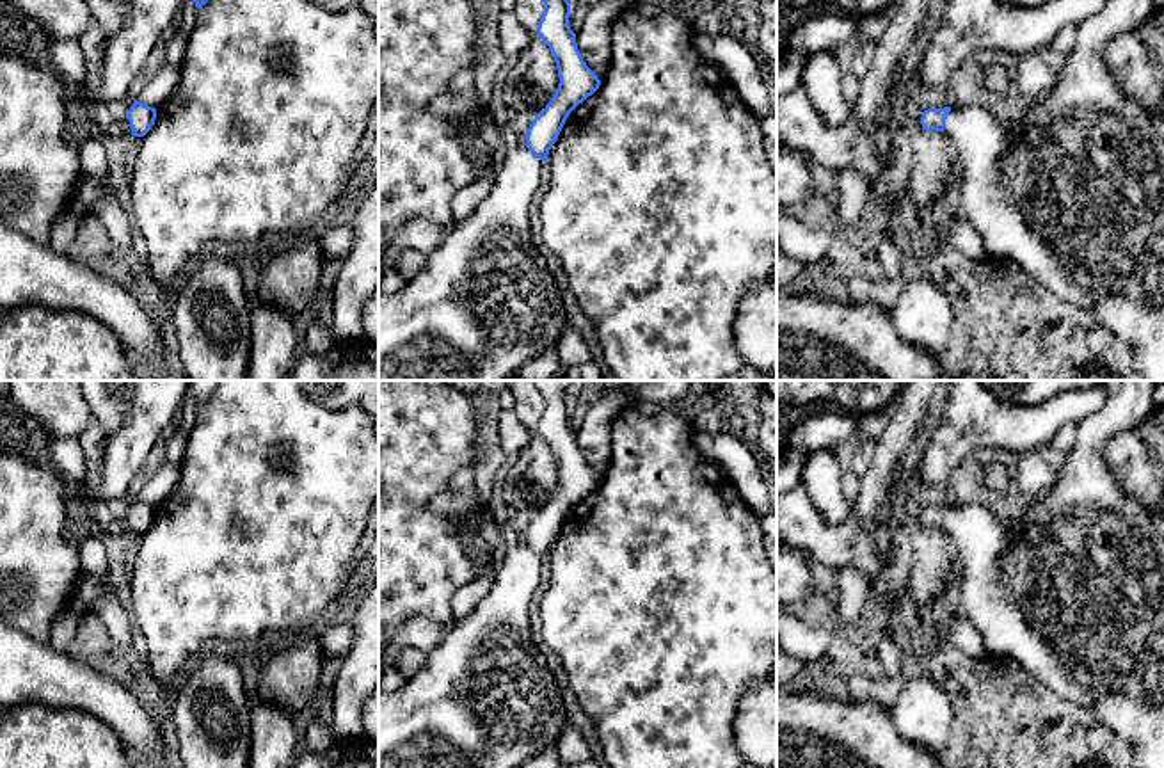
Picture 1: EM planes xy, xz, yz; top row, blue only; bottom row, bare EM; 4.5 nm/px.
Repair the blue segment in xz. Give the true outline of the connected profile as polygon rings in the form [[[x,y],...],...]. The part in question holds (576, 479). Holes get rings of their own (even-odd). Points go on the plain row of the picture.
[[[533,380],[544,398],[544,412],[537,432],[549,444],[560,482],[551,500],[535,514],[526,532],[526,542],[506,548],[503,564],[496,569],[490,592],[474,610],[455,619],[441,644],[427,654],[425,665],[395,692],[379,692],[379,768],[521,768],[521,764],[549,747],[556,747],[569,715],[562,692],[546,665],[546,658],[530,631],[530,603],[540,585],[540,574],[549,548],[556,540],[569,512],[592,494],[601,478],[583,459],[576,432],[569,425],[570,380]]]

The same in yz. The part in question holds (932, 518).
[[[1104,380],[1105,405],[1077,423],[1073,448],[1059,478],[1022,516],[1001,523],[985,503],[928,507],[921,523],[944,530],[958,548],[958,592],[967,620],[981,633],[988,656],[1036,674],[1063,700],[1089,709],[1134,752],[1137,768],[1164,768],[1164,537],[1152,510],[1123,492],[1105,462],[1111,439],[1153,412],[1157,380]]]

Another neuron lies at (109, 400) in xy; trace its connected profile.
[[[80,380],[84,398],[105,432],[114,432],[128,416],[135,395],[135,380]]]

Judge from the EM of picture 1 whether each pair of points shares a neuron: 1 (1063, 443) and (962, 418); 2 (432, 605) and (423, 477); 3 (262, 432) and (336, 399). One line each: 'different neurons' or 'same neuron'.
1: different neurons
2: same neuron
3: different neurons

